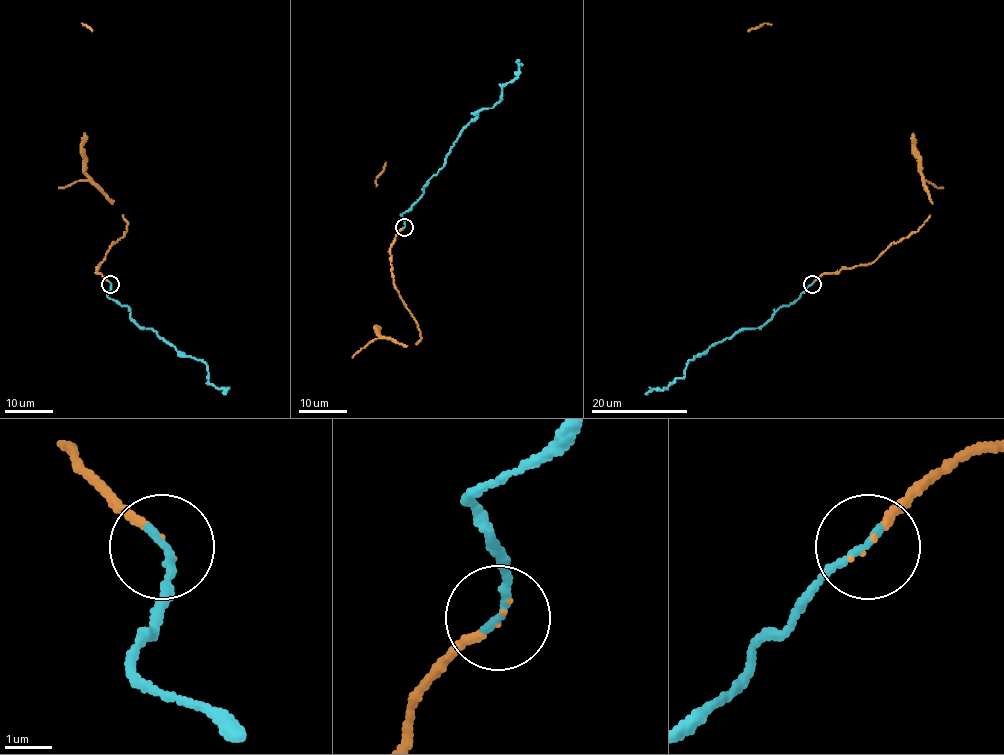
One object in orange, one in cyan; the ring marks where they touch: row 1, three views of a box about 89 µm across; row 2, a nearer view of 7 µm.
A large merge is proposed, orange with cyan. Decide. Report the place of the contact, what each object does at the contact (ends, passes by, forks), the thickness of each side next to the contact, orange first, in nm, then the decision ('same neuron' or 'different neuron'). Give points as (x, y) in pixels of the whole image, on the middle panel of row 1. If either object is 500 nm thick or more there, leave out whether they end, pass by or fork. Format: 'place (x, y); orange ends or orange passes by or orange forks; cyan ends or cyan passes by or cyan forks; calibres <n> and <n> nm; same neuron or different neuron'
place (404, 227); orange ends; cyan ends; calibres 120 and 170 nm; same neuron

